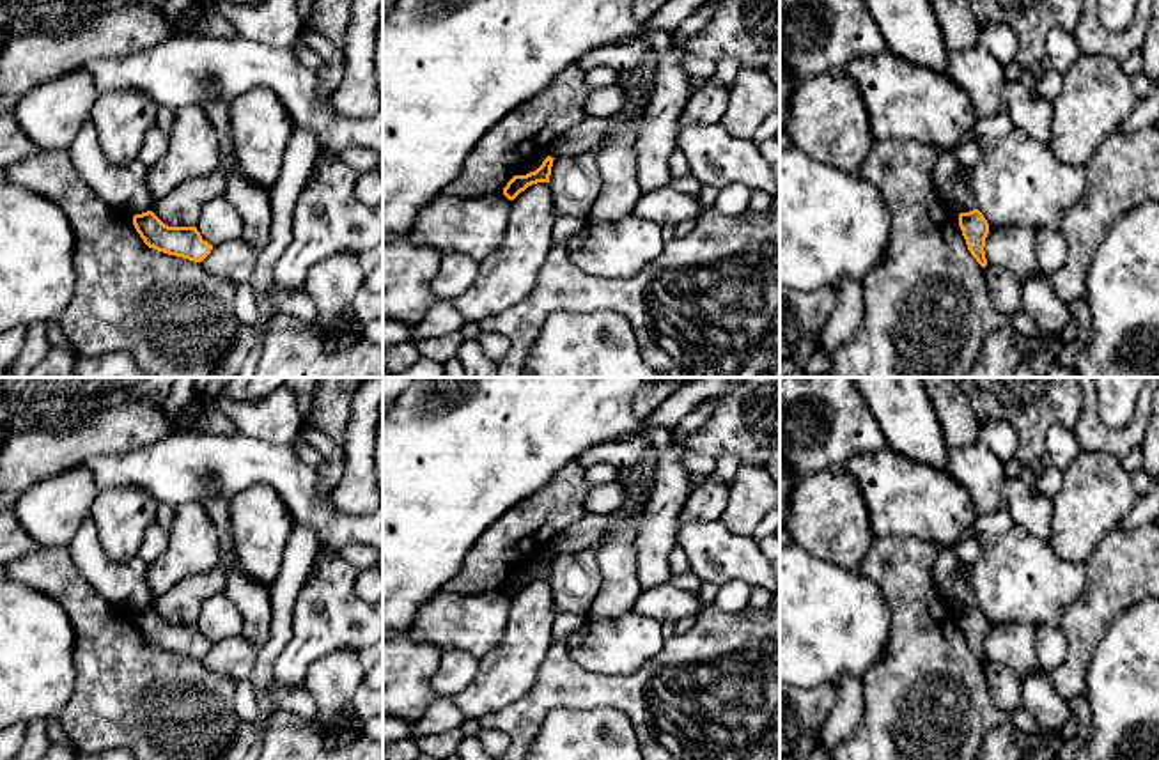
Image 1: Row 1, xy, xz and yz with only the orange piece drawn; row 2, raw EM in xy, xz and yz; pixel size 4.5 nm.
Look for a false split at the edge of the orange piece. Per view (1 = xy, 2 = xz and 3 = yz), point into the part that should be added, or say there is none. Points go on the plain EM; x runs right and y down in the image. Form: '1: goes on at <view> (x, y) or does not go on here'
1: does not go on here
2: does not go on here
3: does not go on here

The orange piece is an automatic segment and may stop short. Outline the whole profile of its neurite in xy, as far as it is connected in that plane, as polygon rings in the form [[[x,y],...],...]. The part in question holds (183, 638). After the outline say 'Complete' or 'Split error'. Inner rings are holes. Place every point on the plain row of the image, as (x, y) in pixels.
[[[152,608],[135,611],[133,622],[149,645],[168,652],[202,659],[213,647],[197,624],[168,624]]]. Complete

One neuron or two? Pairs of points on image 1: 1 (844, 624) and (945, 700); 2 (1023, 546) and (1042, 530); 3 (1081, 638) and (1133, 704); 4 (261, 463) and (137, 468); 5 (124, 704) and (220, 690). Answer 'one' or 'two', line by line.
1: two
2: two
3: two
4: one
5: one

